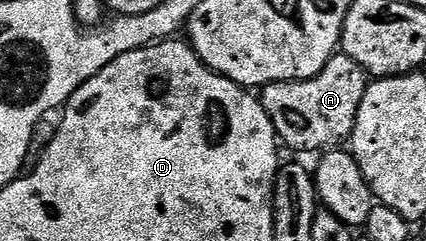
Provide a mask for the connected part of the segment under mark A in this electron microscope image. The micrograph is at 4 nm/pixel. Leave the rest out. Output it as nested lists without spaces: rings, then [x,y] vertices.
[[[338,53],[310,79],[288,79],[286,83],[268,83],[260,88],[259,98],[271,125],[275,125],[277,138],[293,151],[324,153],[337,149],[344,141],[352,140],[359,105],[371,82],[370,76],[351,57]]]

